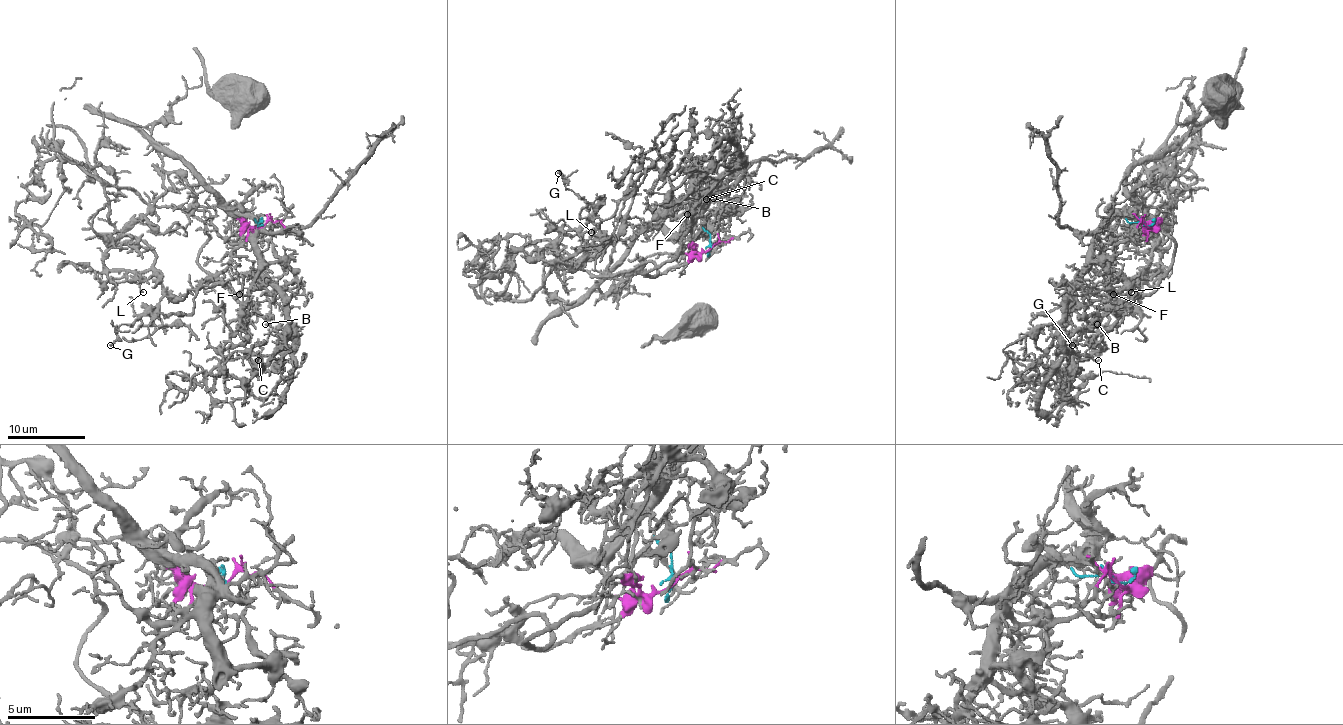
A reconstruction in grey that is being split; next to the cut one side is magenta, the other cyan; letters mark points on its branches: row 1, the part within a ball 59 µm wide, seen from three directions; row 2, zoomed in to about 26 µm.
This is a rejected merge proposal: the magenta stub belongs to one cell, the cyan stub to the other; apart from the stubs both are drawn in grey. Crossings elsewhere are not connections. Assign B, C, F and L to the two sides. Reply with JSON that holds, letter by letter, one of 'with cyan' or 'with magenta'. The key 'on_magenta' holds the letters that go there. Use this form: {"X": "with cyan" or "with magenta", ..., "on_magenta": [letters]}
{"B": "with cyan", "C": "with cyan", "F": "with cyan", "L": "with magenta", "on_magenta": ["L"]}

